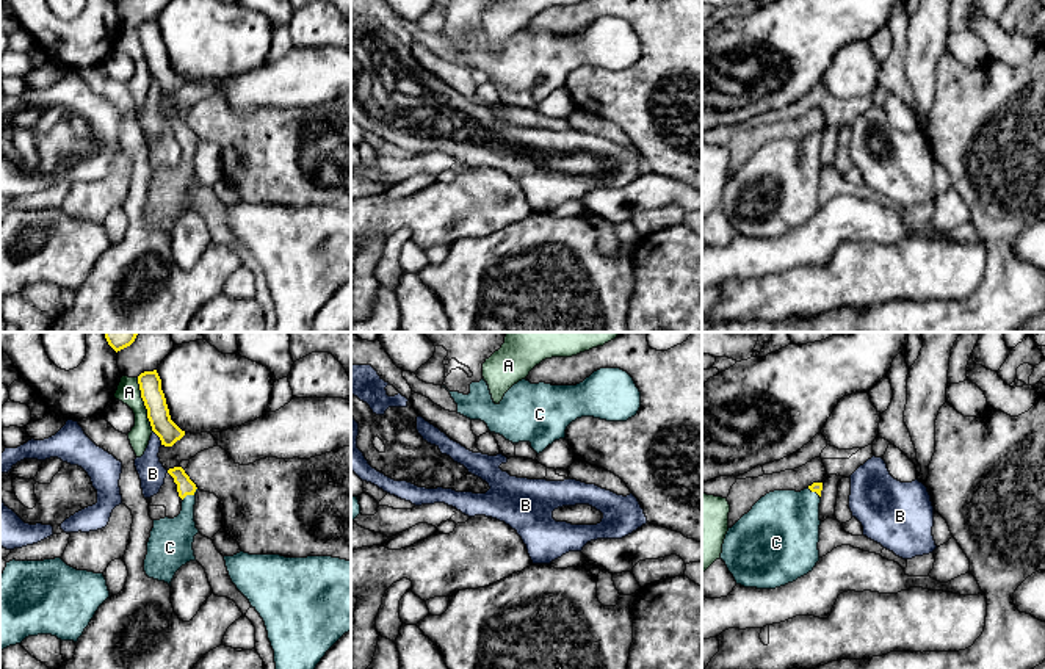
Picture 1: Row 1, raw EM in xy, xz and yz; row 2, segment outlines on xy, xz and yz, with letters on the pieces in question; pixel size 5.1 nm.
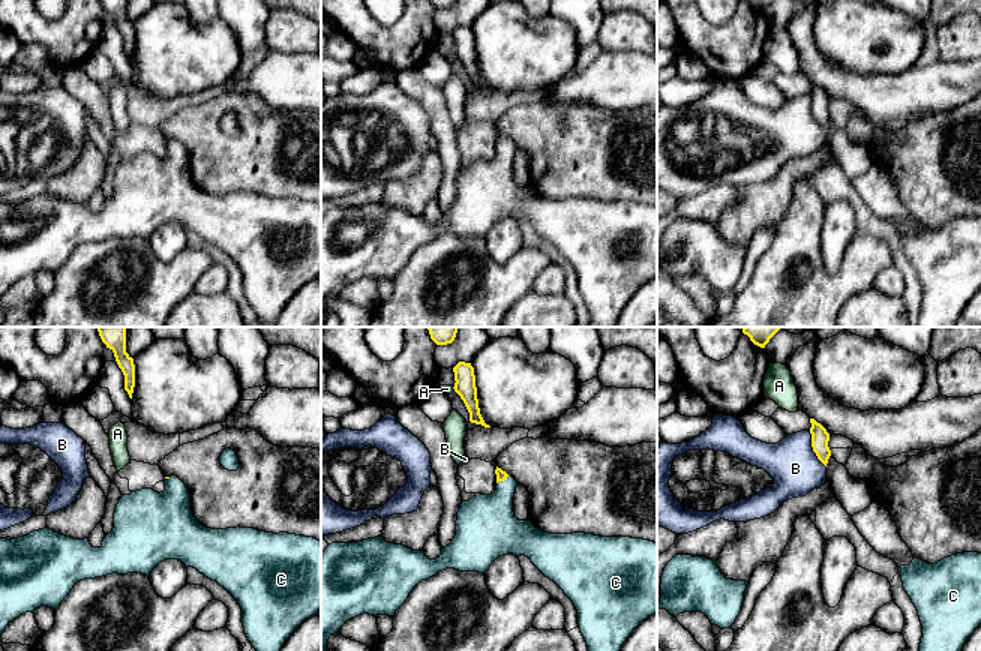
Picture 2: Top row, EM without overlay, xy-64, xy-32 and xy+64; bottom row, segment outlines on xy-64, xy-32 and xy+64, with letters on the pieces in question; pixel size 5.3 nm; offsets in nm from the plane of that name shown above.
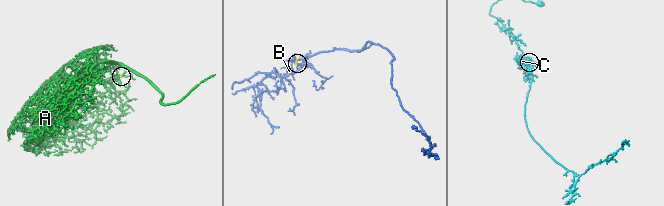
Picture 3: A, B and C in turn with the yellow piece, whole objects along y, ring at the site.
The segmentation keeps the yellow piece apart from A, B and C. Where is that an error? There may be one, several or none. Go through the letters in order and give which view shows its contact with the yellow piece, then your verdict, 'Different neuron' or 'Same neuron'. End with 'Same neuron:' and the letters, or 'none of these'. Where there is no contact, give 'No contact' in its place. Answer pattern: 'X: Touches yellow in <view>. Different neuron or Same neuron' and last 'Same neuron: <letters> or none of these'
A: Touches yellow in xy. Different neuron
B: Touches yellow in xy. Different neuron
C: Touches yellow in xy. Same neuron
Same neuron: C

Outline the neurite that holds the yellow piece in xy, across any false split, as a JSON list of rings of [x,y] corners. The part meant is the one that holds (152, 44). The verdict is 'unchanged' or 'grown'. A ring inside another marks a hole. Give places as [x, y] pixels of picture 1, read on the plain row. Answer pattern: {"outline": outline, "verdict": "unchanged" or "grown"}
{"outline": [[[157,19],[141,22],[138,25],[138,33],[152,80],[160,86],[161,94],[172,96],[185,85],[185,80],[171,69]]], "verdict": "unchanged"}

